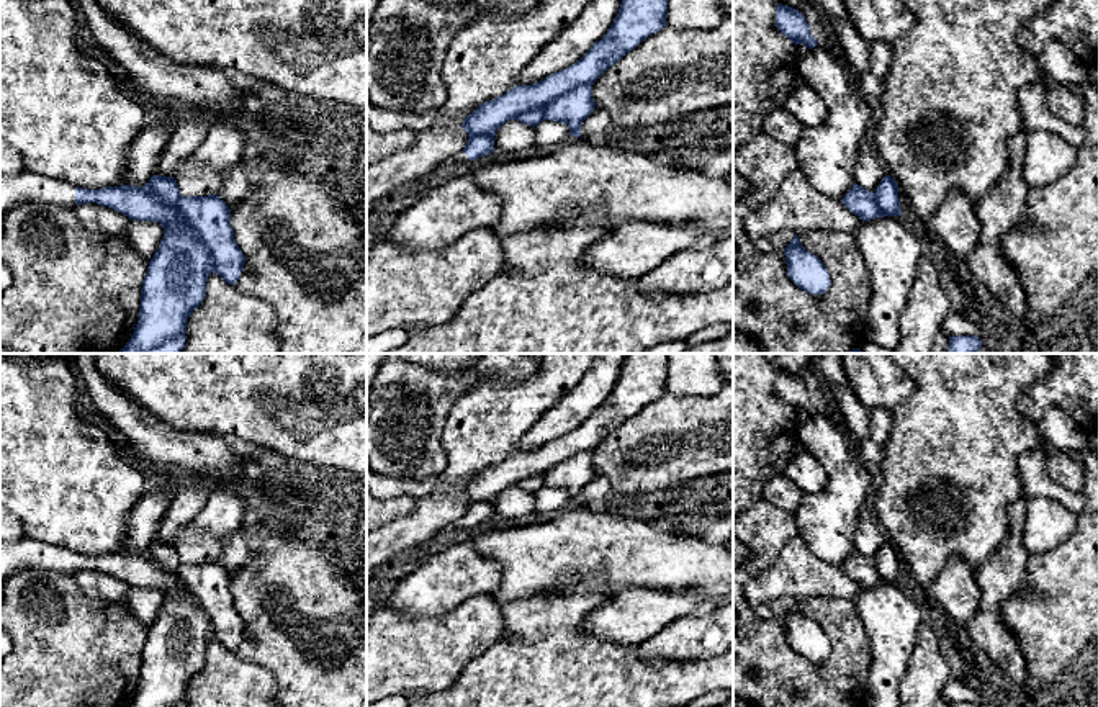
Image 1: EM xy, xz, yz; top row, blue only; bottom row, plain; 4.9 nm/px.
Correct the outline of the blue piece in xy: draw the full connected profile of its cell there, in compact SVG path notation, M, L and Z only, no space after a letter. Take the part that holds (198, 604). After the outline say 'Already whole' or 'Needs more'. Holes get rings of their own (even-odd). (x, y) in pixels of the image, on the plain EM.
M182 475L182 483L162 525L144 553L119 552L87 556L28 537L15 543L0 542L0 581L7 581L23 570L59 573L97 570L123 579L133 588L162 591L164 604L142 646L139 686L129 707L187 707L187 686L205 666L209 640L236 651L244 637L245 625L234 606L229 573L218 561L182 563L175 547L180 529L203 511L209 494L209 488Z. Needs more

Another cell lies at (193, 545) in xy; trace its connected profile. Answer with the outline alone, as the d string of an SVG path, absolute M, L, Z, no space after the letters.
M187 524L180 529L175 547L182 563L208 563L216 561L224 542L226 538Z

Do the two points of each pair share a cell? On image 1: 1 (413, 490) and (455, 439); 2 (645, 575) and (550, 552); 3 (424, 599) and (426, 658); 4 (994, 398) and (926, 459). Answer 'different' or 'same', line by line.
1: different
2: same
3: different
4: same

